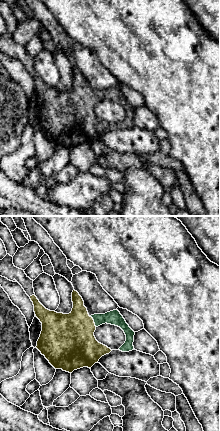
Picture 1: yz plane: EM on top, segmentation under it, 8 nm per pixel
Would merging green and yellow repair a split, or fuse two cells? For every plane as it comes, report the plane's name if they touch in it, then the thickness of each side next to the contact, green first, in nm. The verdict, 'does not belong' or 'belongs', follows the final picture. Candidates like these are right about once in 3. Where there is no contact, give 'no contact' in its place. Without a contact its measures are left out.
meets green in yz; 120 nm thick on the green side, 400 nm on the other

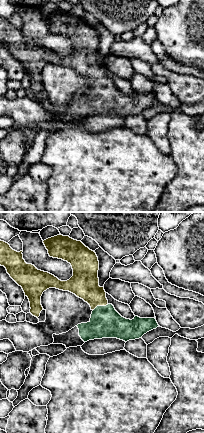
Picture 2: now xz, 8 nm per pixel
meets green in xz; 260 nm thick on the green side, 240 nm on the other

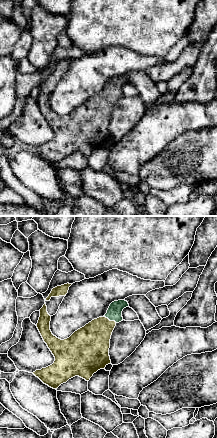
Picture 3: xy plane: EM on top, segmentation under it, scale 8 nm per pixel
meets green in xy; 130 nm thick on the green side, 300 nm on the other

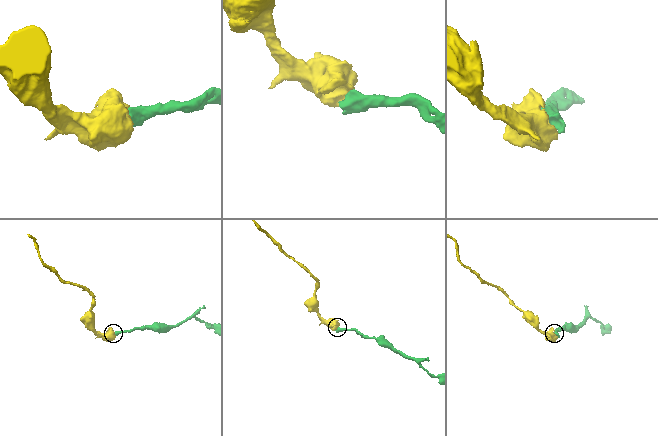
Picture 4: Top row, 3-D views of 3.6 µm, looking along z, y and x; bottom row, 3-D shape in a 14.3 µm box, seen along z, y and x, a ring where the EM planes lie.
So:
belongs

